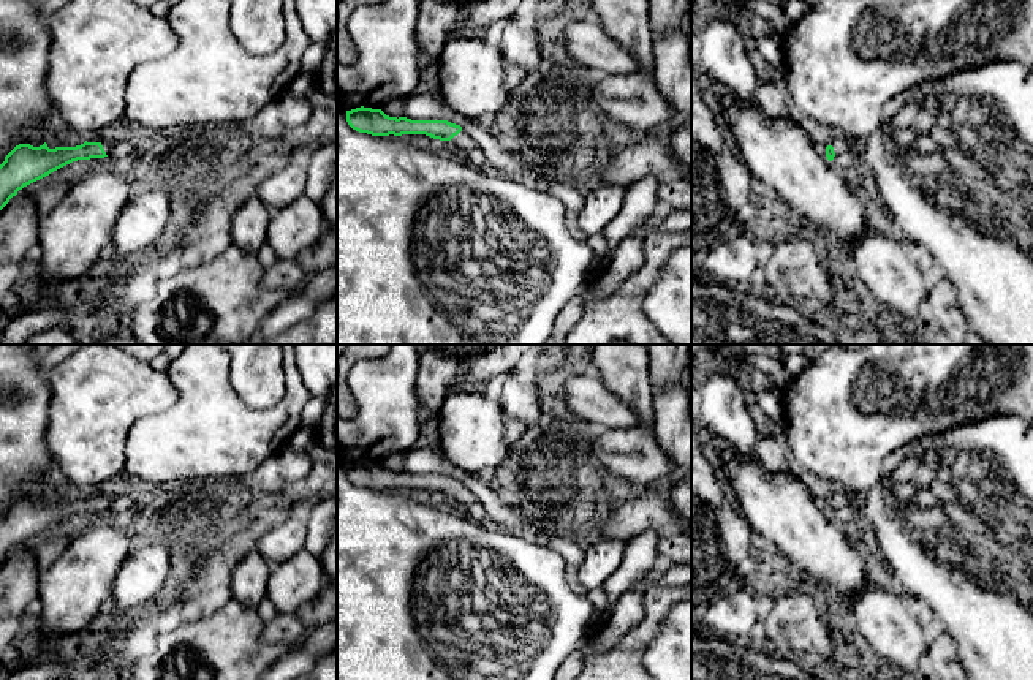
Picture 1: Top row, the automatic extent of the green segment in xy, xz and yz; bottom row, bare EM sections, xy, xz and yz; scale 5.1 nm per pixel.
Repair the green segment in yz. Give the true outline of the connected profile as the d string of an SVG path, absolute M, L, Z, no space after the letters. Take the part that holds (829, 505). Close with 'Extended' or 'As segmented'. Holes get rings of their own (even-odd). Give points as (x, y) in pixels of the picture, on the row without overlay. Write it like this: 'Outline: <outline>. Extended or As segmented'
Outline: M837 487L834 497L826 501L826 511L829 516L832 516L835 509L838 509L842 506L848 506L848 504L849 504L849 493L846 493L843 489Z. Extended

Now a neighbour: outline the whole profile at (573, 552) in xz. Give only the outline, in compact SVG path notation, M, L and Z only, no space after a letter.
M563 535L549 536L544 547L560 553L568 565L579 566L585 558L585 550L579 541L571 541Z

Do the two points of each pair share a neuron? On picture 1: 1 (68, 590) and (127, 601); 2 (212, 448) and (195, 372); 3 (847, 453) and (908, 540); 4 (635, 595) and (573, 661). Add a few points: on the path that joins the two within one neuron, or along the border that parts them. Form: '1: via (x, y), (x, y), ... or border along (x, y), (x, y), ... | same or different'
1: border along (122, 562), (108, 606) | different
2: via (211, 429), (206, 391) | same
3: border along (889, 454), (881, 464), (881, 476), (864, 492) | different
4: via (627, 614), (598, 644), (592, 646) | same

